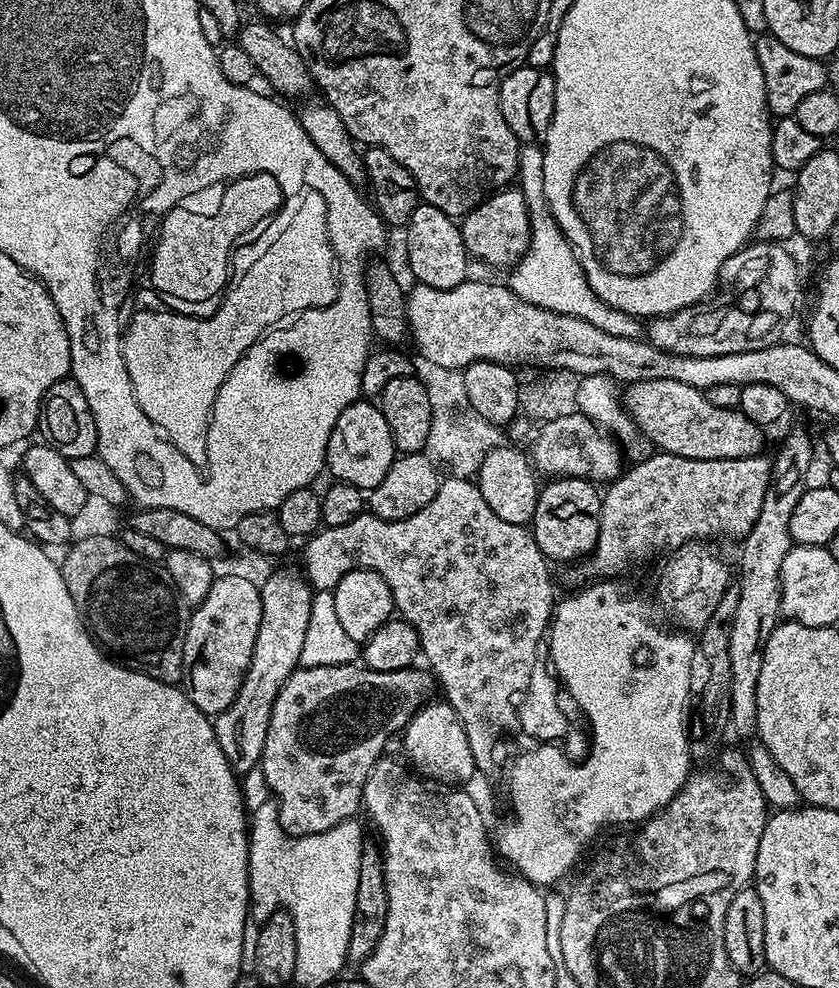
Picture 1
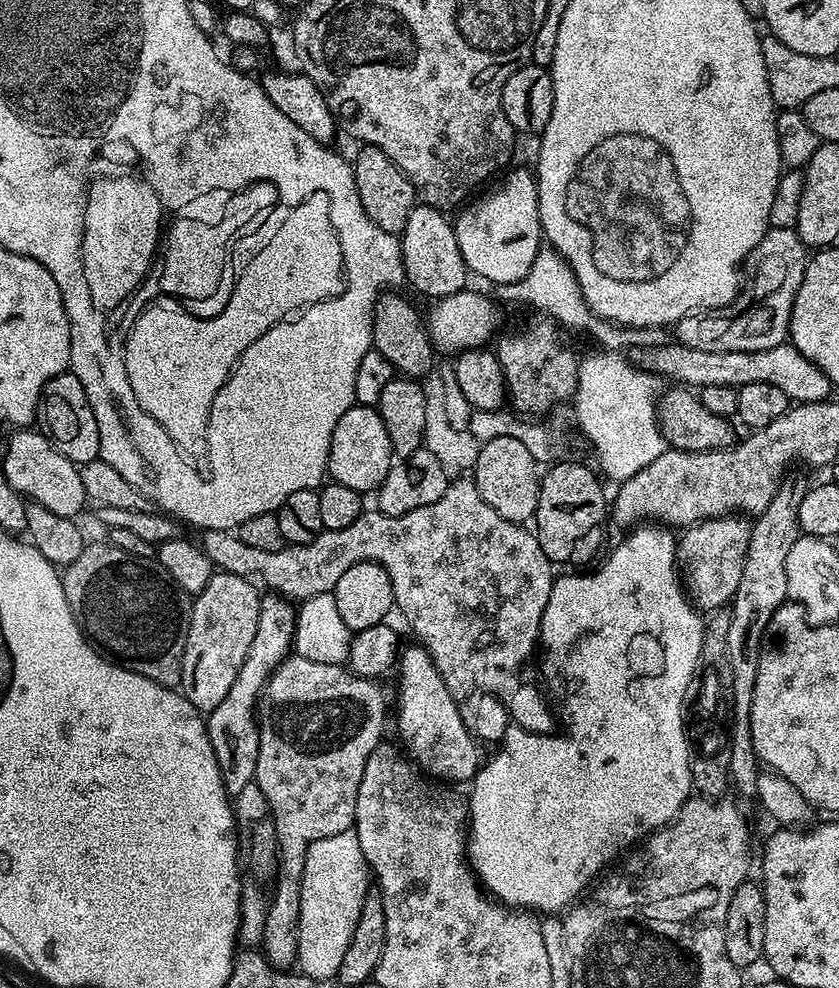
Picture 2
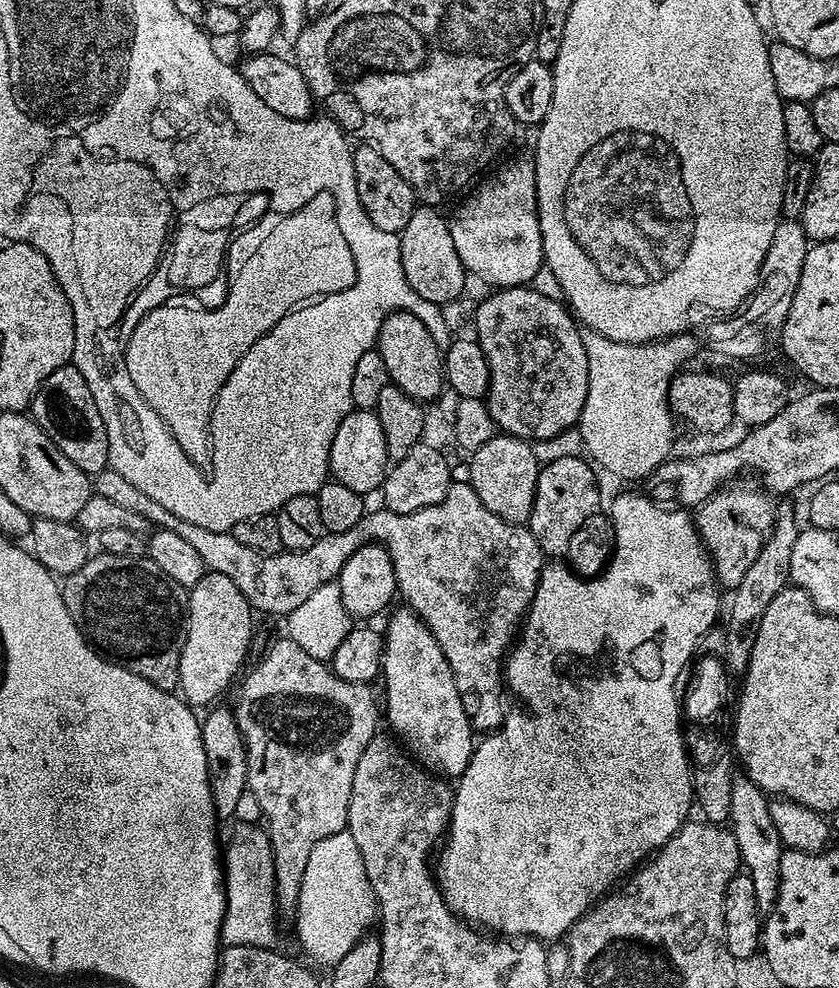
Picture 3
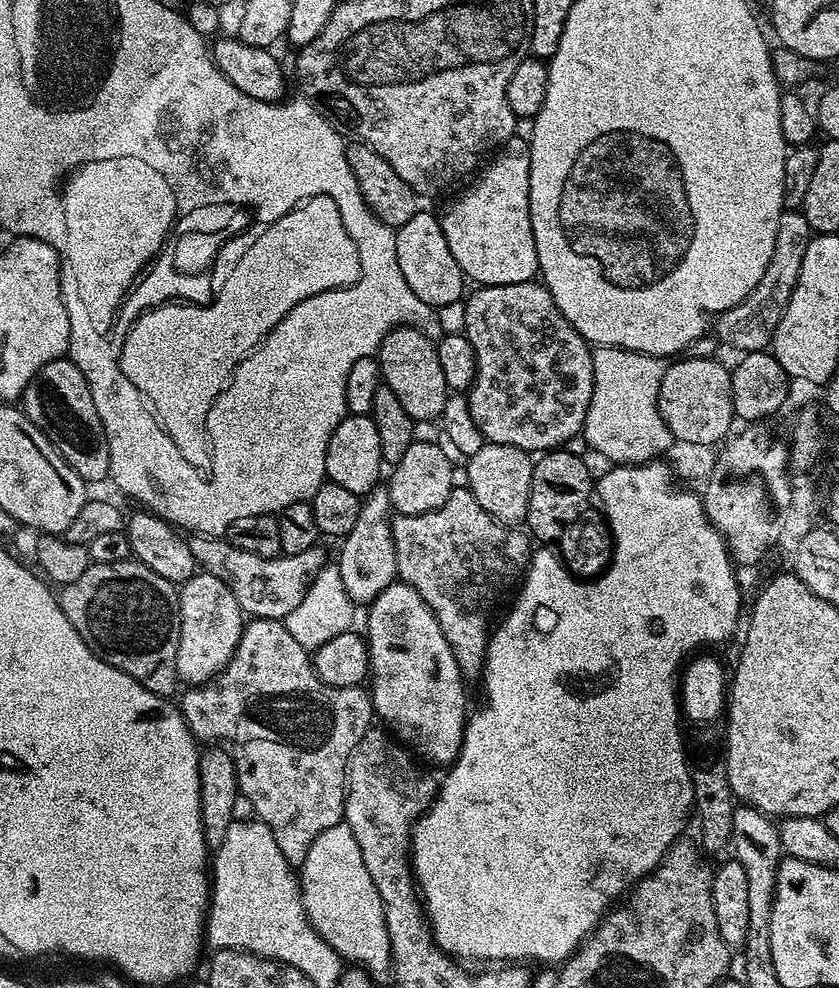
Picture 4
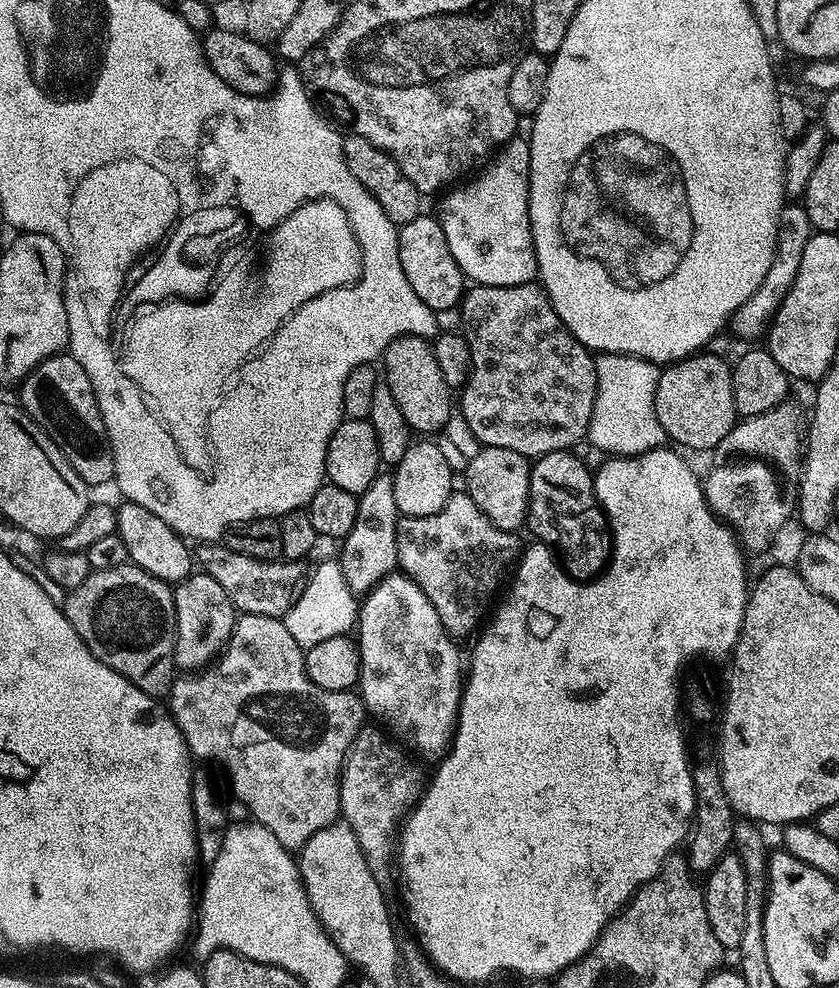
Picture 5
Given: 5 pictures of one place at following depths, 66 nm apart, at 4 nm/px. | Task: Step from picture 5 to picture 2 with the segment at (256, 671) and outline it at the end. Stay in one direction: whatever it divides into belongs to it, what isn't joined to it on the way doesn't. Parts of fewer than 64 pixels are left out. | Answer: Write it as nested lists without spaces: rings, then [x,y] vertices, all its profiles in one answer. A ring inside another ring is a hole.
[[[290,654],[274,670],[274,674],[266,682],[266,686],[260,691],[258,701],[258,711],[256,713],[256,722],[260,726],[258,734],[258,766],[256,767],[255,782],[261,787],[262,794],[265,795],[270,813],[270,821],[273,824],[273,830],[276,832],[276,845],[278,855],[274,861],[274,871],[276,870],[276,889],[272,892],[272,898],[267,901],[265,910],[264,929],[261,932],[258,944],[262,949],[264,956],[270,962],[270,966],[275,968],[291,969],[297,963],[298,954],[298,930],[300,929],[300,879],[304,873],[304,859],[306,850],[314,842],[322,838],[330,838],[334,834],[342,834],[349,831],[356,822],[356,803],[358,802],[358,786],[362,782],[362,770],[366,766],[366,758],[385,739],[384,719],[389,719],[390,708],[388,712],[388,696],[384,693],[383,683],[367,676],[355,676],[347,667],[338,664],[327,664],[326,662],[310,662],[310,658]]]

